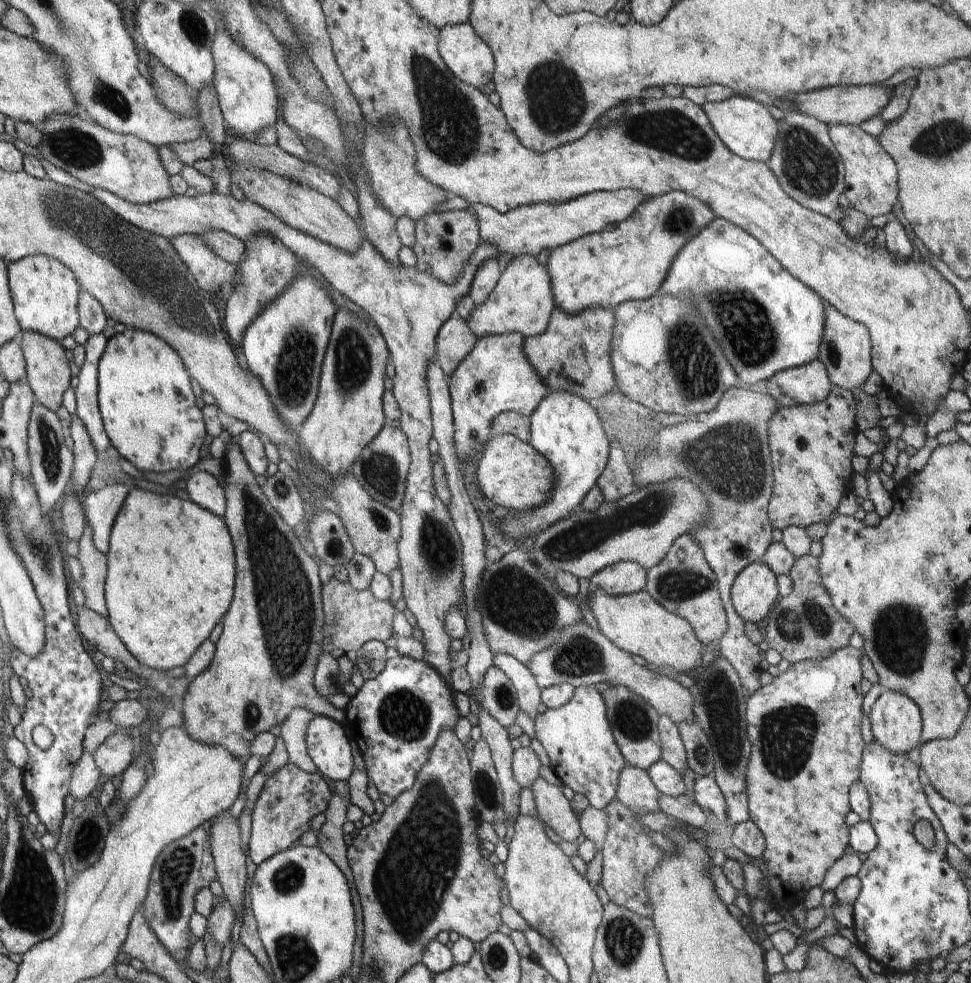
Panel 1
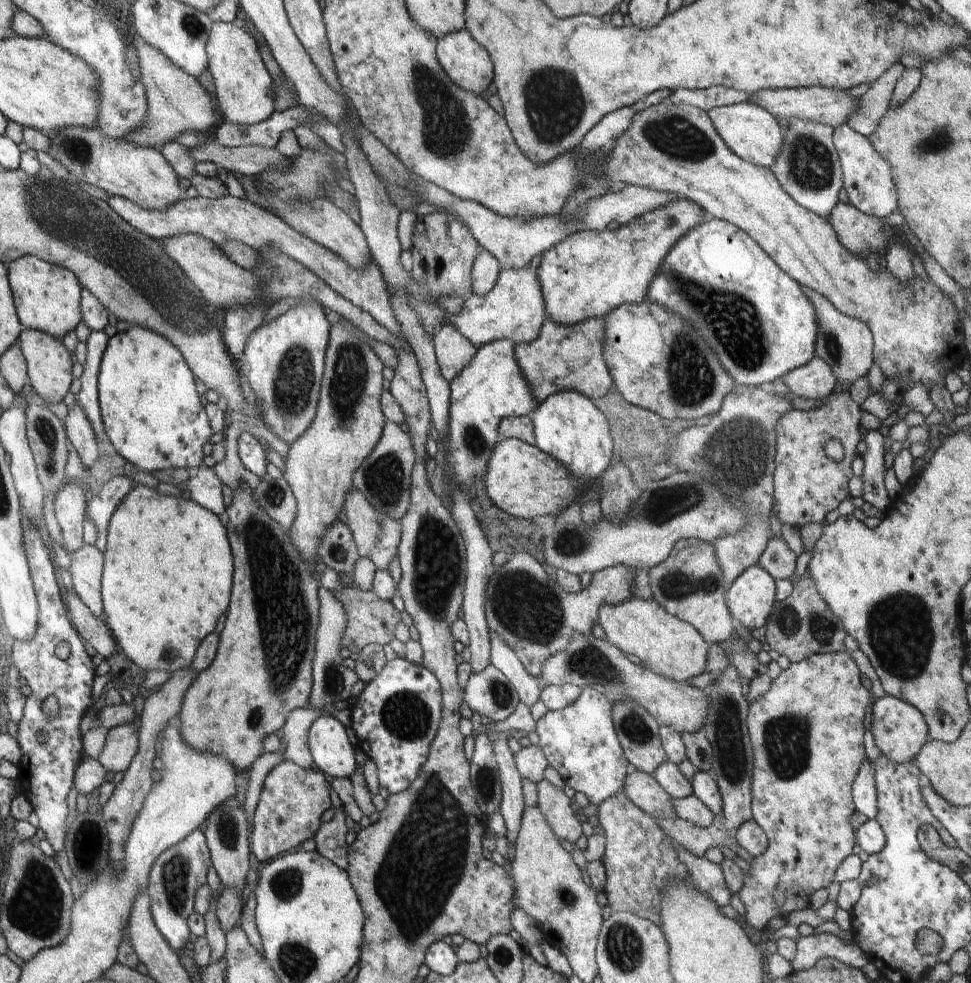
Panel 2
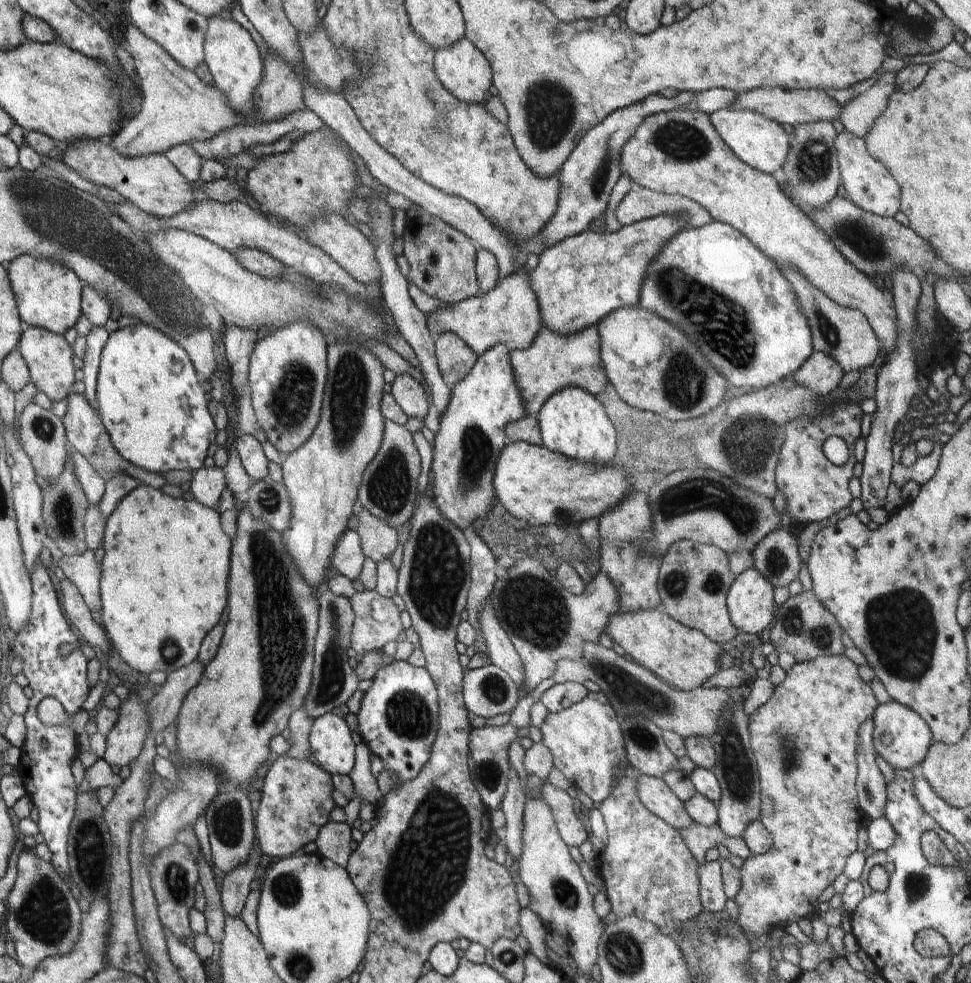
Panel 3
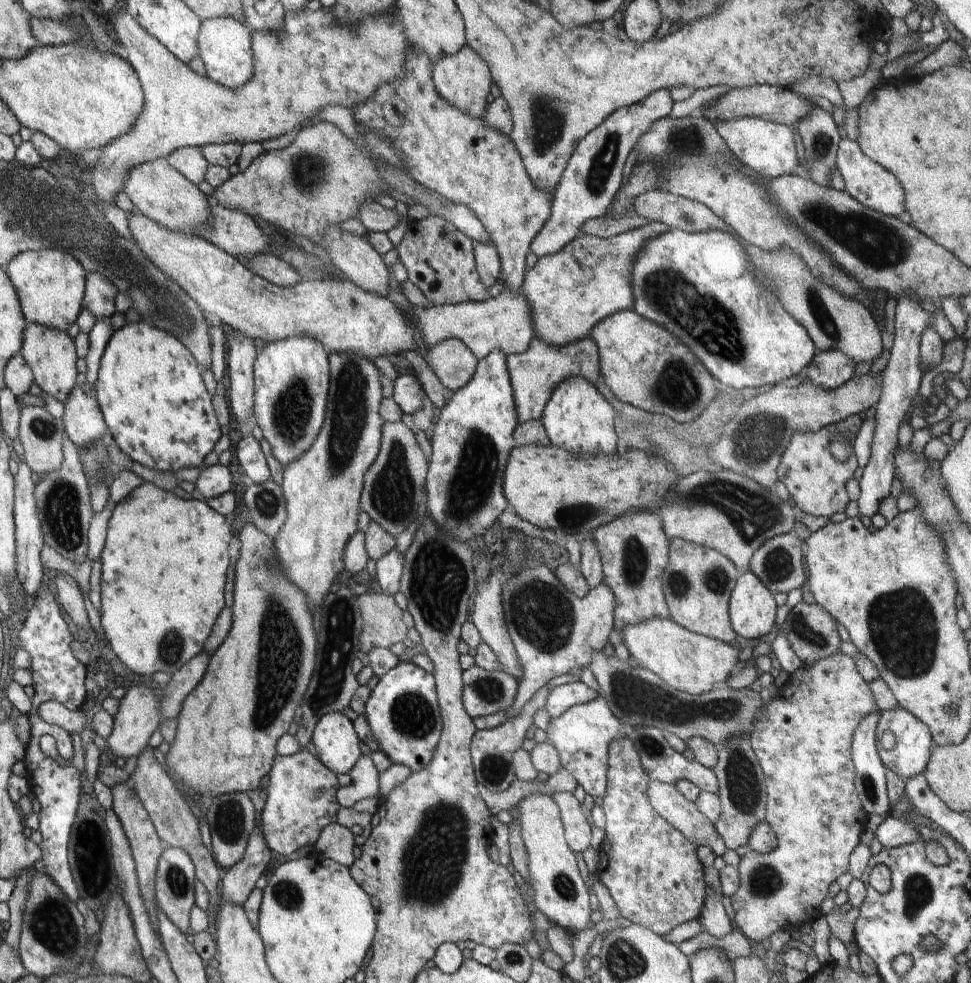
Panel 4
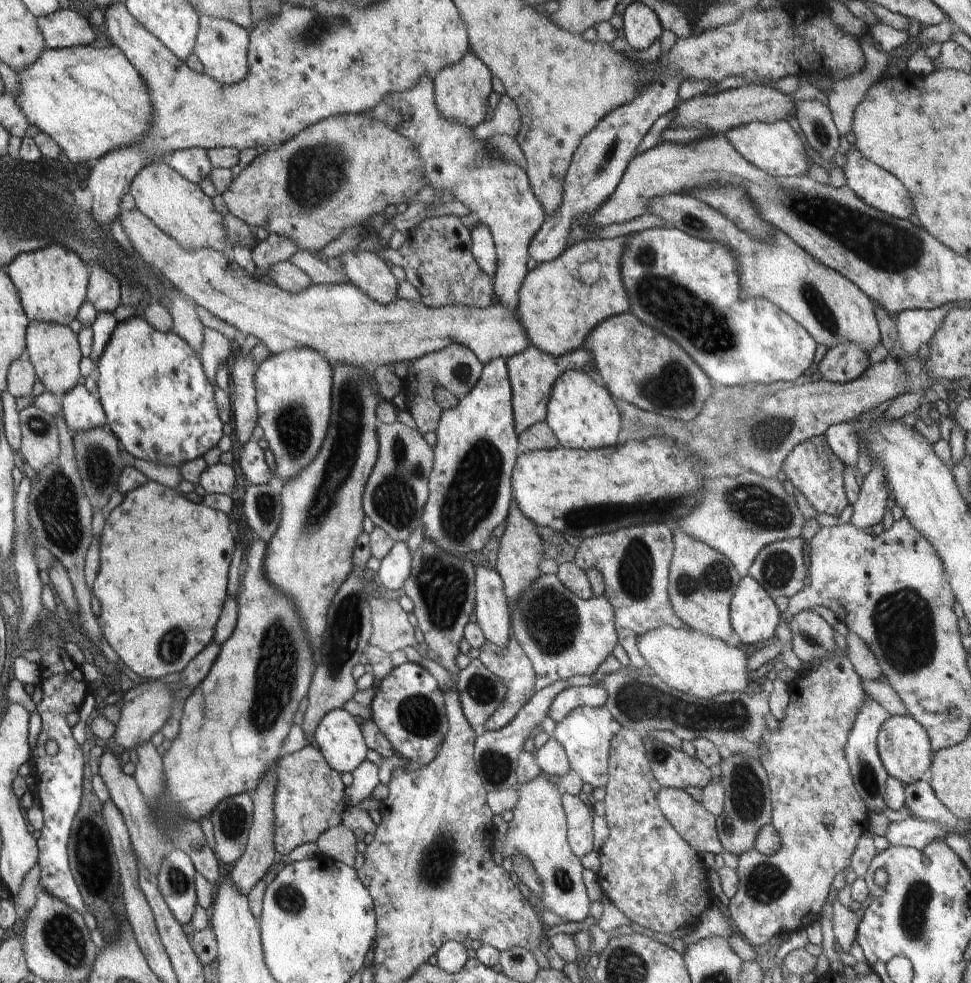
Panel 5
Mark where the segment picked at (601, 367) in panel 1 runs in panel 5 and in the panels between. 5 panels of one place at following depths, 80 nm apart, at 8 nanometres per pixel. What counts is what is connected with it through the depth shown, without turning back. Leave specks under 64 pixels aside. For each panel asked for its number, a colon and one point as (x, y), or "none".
2: (564, 357)
3: (552, 362)
4: (535, 374)
5: (532, 373)

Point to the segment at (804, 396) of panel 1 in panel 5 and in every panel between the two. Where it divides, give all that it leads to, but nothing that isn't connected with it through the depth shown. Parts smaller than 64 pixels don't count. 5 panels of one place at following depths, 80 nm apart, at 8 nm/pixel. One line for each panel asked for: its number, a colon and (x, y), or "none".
2: (815, 379)
3: (821, 373)
4: (829, 369)
5: (846, 362)

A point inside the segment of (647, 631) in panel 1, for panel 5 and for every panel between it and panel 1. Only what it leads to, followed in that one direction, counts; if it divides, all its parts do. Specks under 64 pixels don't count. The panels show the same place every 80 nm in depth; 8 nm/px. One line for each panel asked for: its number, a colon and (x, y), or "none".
2: (672, 648)
3: (685, 658)
4: (691, 662)
5: (696, 664)

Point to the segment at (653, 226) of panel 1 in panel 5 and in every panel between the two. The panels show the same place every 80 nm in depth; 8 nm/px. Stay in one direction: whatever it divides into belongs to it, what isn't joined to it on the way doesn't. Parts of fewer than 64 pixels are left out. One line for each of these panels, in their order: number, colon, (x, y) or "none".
2: (590, 273)
3: (577, 282)
4: (569, 292)
5: (560, 302)

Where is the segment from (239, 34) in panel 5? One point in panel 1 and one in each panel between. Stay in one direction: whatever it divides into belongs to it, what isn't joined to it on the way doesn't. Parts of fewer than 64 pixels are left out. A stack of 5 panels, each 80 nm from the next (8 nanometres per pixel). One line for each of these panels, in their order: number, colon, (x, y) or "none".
1: (245, 87)
2: (243, 86)
3: (232, 57)
4: (225, 44)

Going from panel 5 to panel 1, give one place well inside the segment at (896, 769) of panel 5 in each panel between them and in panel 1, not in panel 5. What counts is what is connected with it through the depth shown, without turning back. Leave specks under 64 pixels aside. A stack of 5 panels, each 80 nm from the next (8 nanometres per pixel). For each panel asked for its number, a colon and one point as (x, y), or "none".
1: (896, 723)
2: (899, 730)
3: (901, 737)
4: (904, 743)

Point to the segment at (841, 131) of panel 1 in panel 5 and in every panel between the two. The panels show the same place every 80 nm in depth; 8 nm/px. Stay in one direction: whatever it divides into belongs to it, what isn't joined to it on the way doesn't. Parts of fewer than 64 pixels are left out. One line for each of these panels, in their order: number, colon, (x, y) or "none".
2: (867, 177)
3: (869, 184)
4: (867, 182)
5: (878, 188)

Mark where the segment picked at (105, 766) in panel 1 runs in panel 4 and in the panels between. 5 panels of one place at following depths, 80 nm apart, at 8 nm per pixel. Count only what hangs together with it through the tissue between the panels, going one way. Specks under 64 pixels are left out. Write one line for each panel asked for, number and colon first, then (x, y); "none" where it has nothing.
2: (122, 742)
3: (125, 741)
4: (138, 717)

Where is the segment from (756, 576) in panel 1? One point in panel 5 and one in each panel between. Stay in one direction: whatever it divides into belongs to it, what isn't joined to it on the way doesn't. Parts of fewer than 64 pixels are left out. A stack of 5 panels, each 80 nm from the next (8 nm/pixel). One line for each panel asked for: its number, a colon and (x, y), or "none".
2: (750, 598)
3: (750, 600)
4: (752, 608)
5: (754, 616)

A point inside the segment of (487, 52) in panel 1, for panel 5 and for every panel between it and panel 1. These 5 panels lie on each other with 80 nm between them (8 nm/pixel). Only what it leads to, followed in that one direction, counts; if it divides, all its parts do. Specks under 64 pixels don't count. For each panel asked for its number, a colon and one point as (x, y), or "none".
2: (469, 66)
3: (462, 70)
4: (463, 79)
5: (462, 90)

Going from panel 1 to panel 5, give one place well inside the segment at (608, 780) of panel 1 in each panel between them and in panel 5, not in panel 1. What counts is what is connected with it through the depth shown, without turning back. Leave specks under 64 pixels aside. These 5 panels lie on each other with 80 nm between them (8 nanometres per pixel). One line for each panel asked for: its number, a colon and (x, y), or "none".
2: (580, 743)
3: (586, 741)
4: (582, 735)
5: (586, 733)

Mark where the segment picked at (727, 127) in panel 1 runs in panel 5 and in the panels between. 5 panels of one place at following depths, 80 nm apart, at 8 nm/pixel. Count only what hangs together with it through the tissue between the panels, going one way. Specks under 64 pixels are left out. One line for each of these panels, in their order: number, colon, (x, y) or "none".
2: (752, 133)
3: (763, 144)
4: (767, 148)
5: (774, 148)

